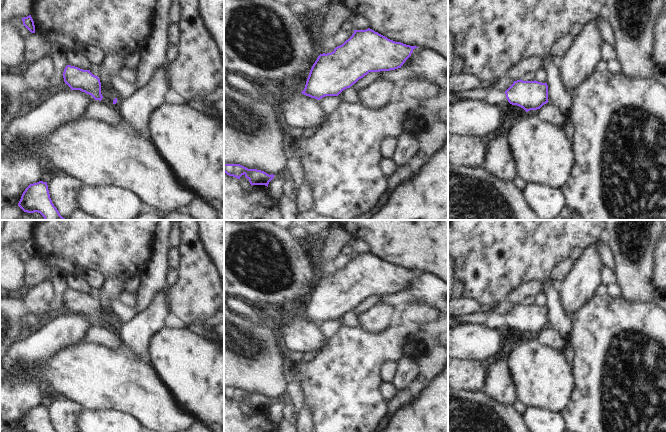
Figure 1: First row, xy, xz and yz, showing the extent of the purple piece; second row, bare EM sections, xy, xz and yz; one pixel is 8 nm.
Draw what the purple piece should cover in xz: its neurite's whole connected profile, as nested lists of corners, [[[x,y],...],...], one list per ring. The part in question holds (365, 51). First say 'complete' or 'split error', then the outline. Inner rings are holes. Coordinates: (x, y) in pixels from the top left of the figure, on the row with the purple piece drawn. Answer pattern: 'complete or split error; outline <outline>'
complete; outline [[[370,28],[366,30],[354,30],[352,36],[342,45],[337,46],[333,52],[323,53],[318,56],[310,70],[305,88],[301,93],[317,100],[325,96],[338,96],[343,90],[350,88],[369,72],[390,71],[401,68],[415,48],[418,47],[395,42]]]

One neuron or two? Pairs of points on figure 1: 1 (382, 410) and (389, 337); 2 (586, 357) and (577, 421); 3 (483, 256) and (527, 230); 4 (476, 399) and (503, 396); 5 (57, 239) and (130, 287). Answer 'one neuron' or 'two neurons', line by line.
1: one neuron
2: one neuron
3: one neuron
4: two neurons
5: two neurons

